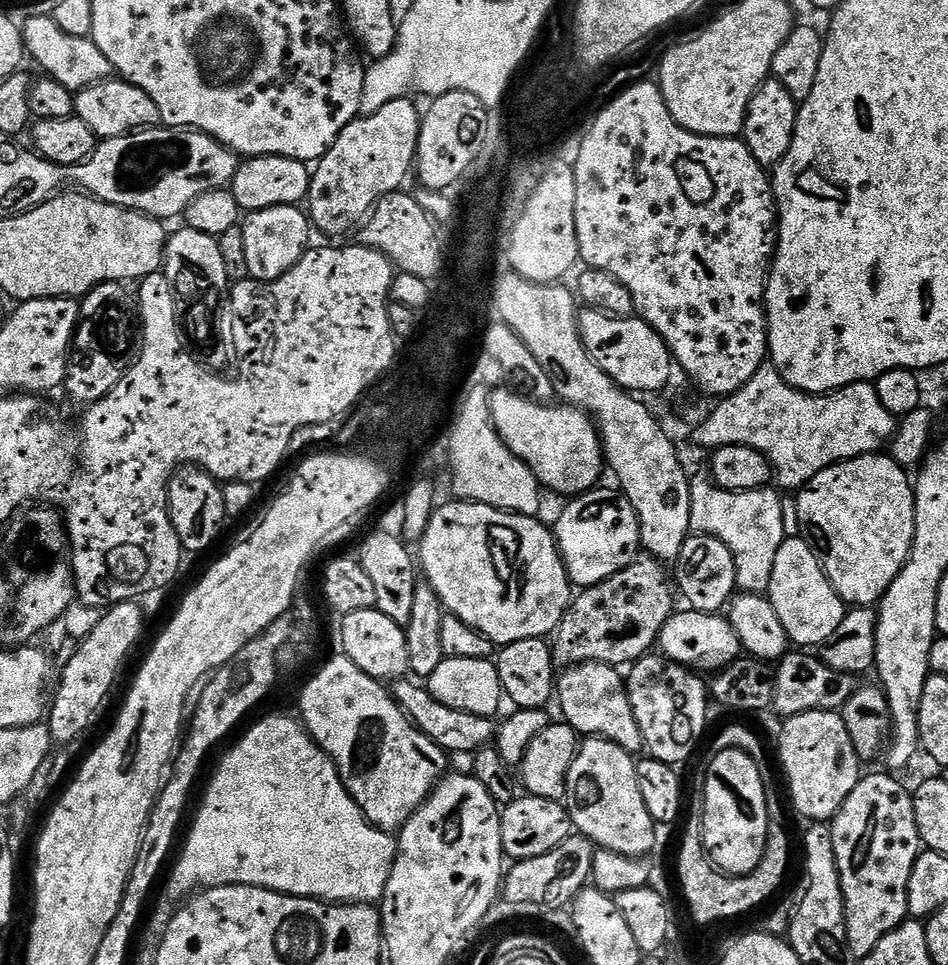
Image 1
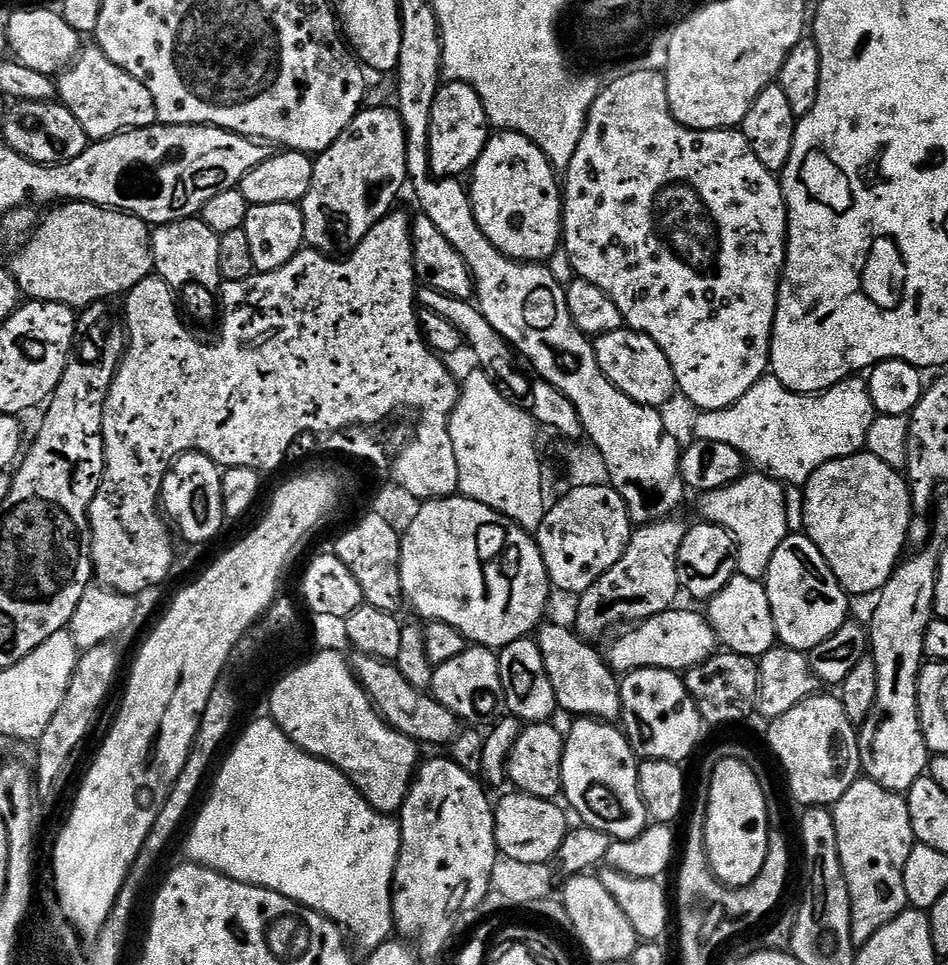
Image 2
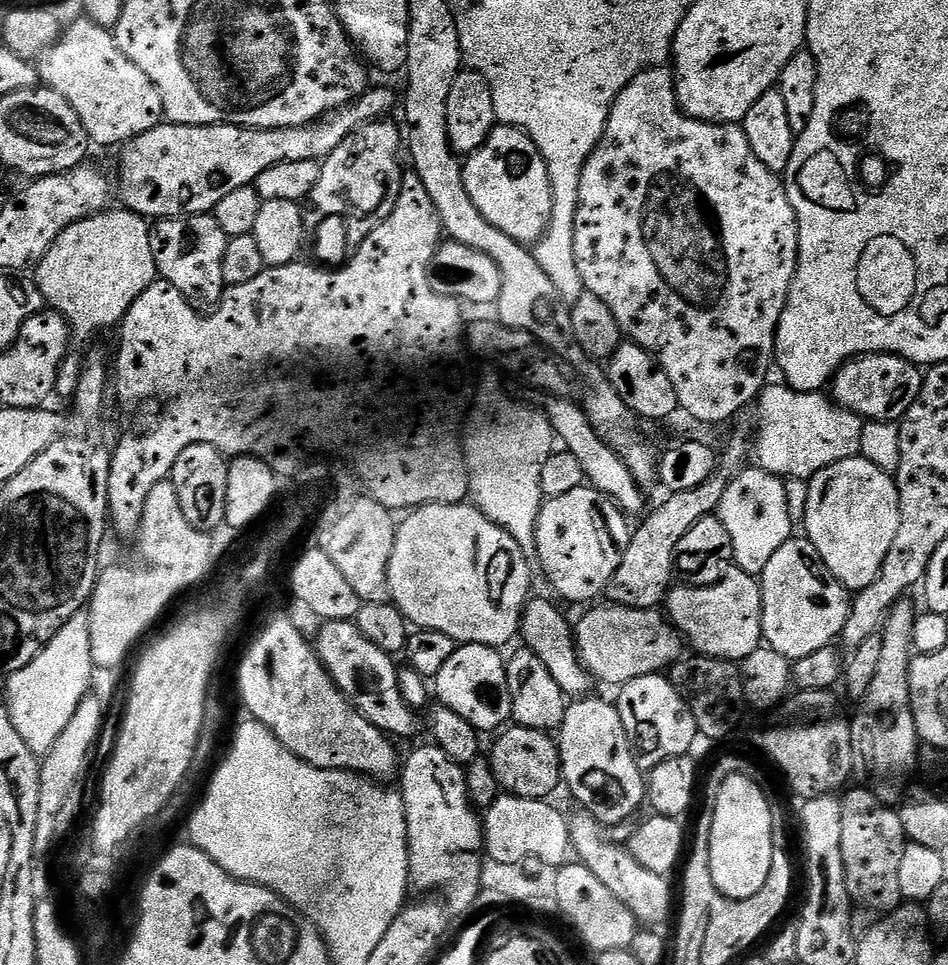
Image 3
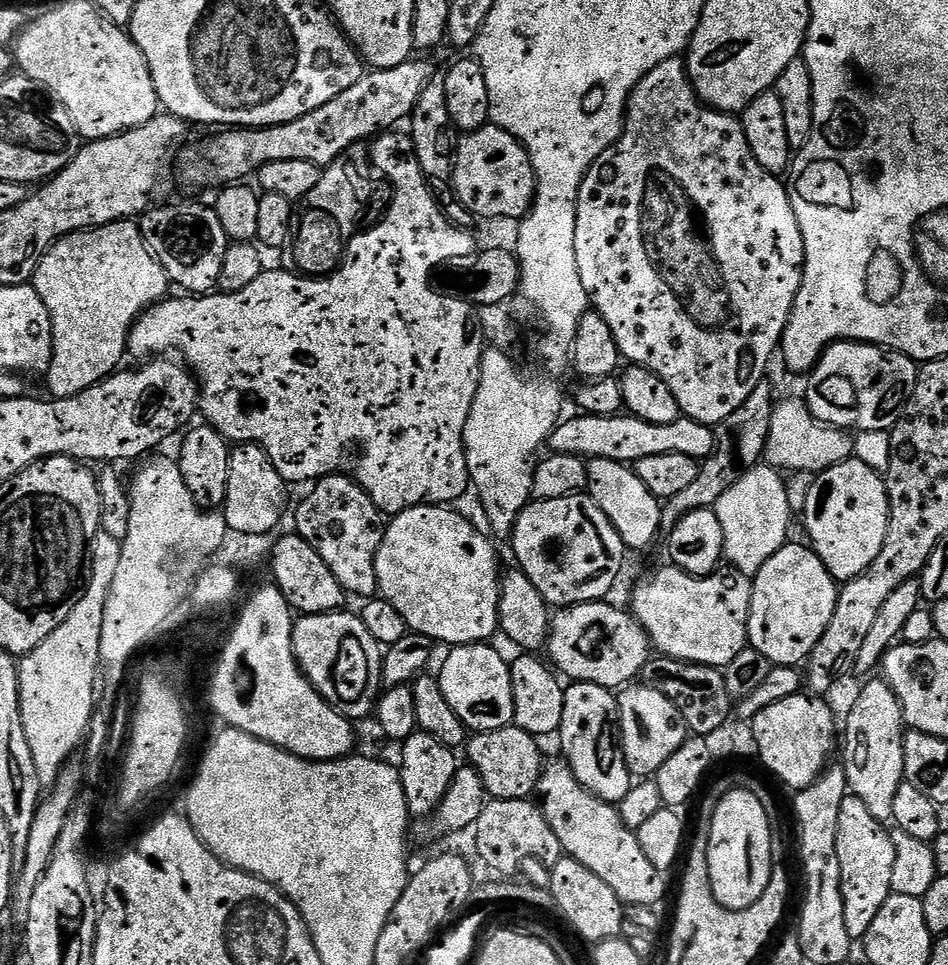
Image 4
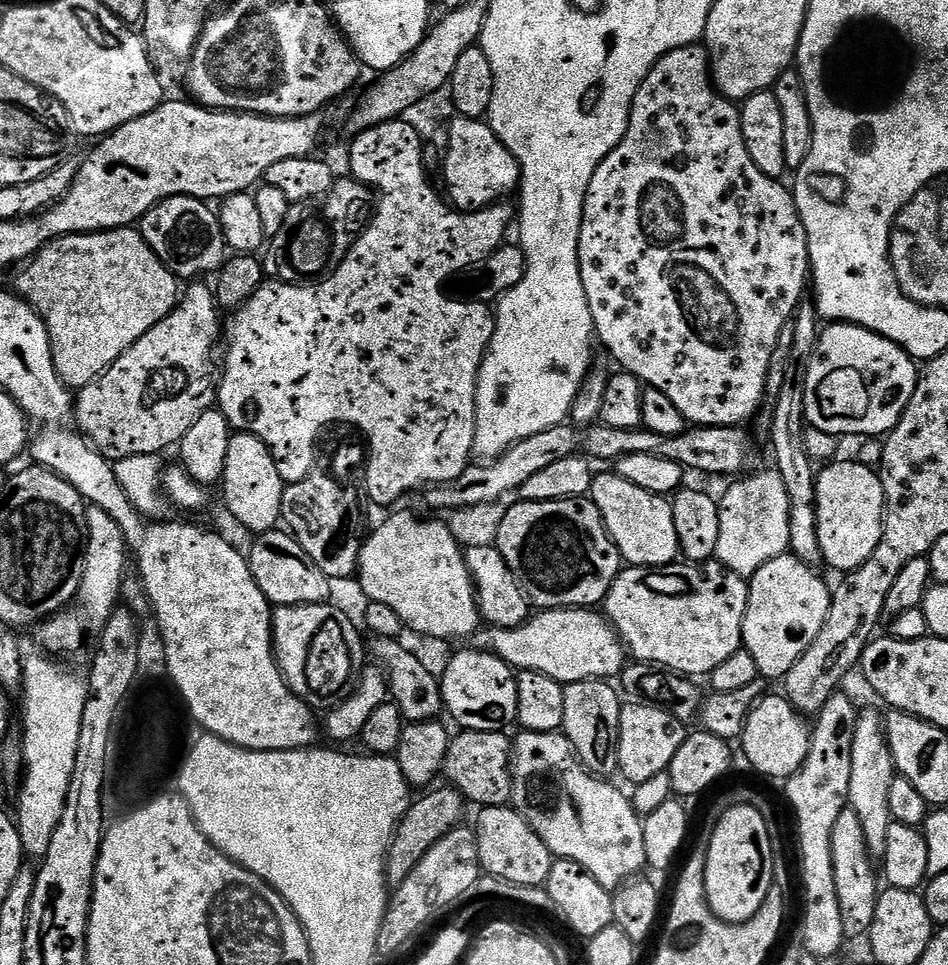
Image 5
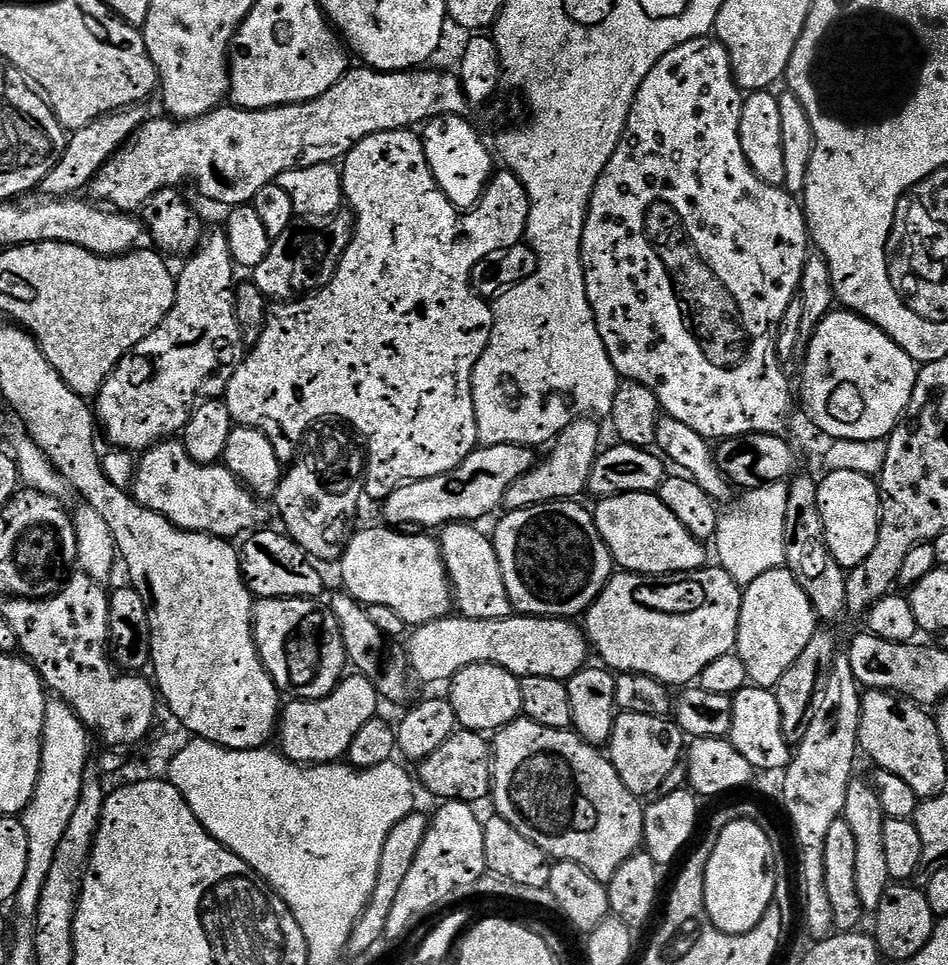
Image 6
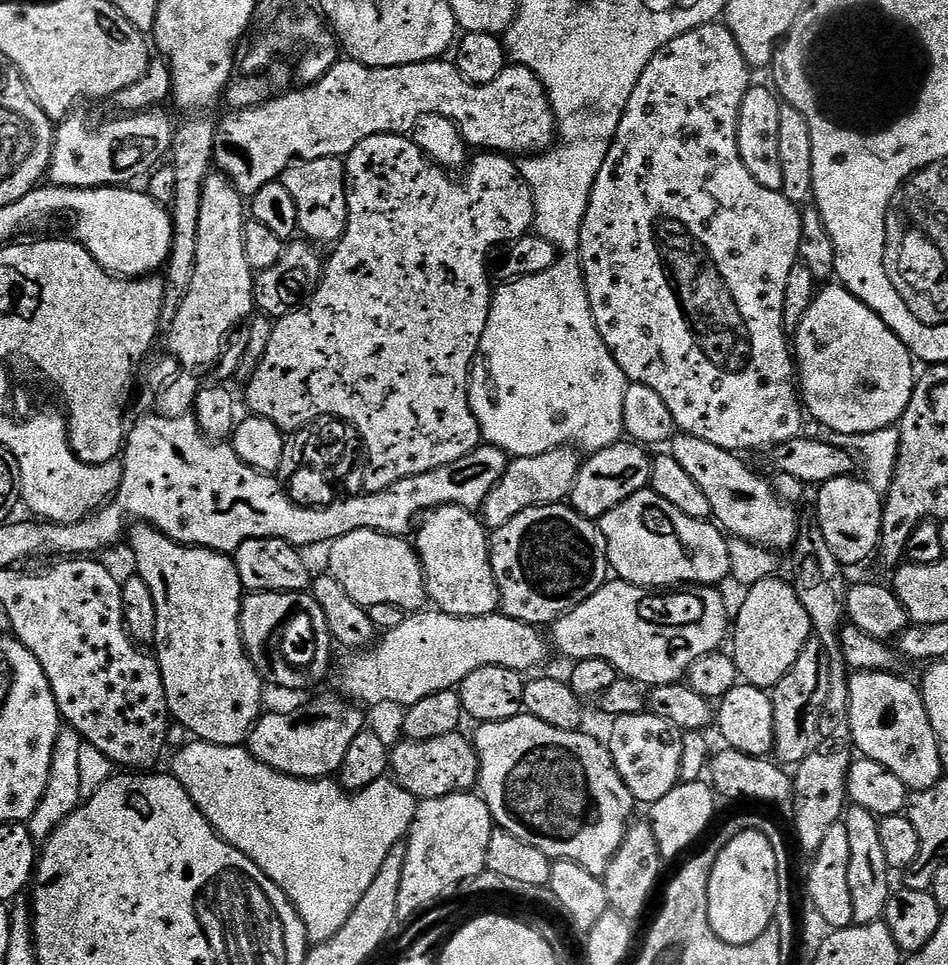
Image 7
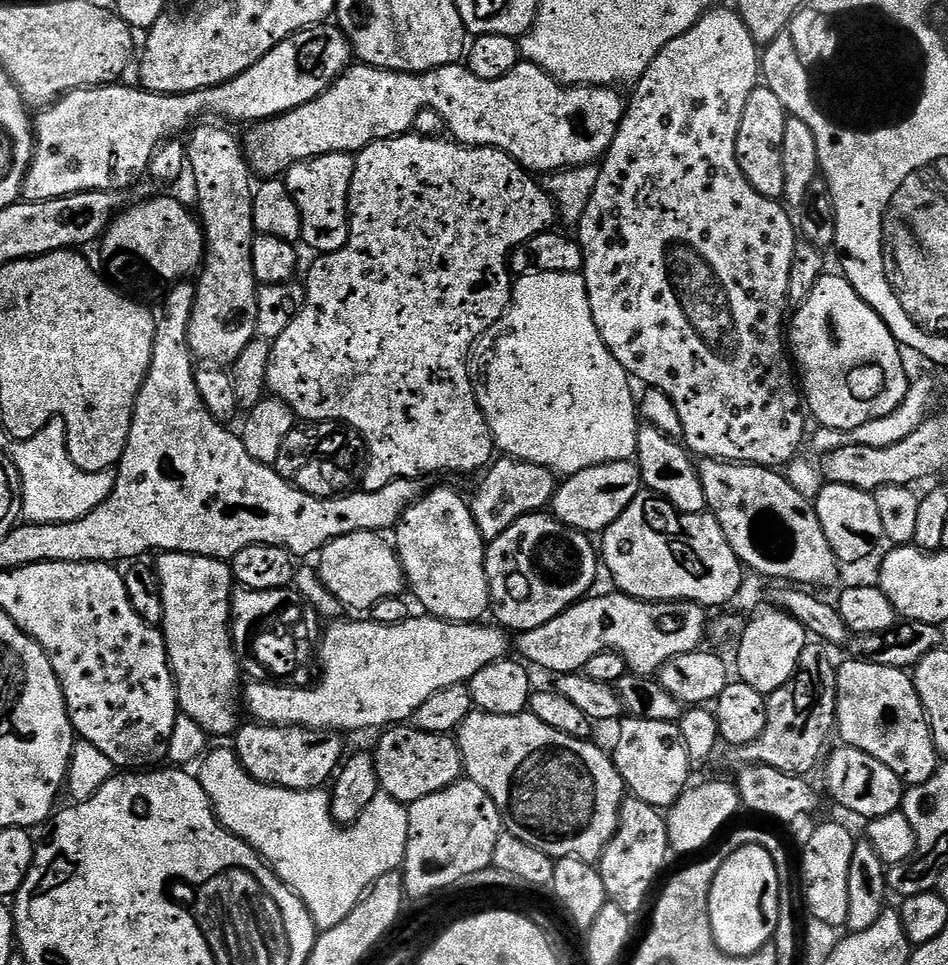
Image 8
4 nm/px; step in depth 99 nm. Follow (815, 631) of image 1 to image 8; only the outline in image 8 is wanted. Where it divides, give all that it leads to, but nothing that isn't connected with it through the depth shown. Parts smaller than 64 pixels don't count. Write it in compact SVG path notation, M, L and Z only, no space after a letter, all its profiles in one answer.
M771 606L765 607L765 612L760 612L748 625L744 628L744 633L740 636L740 649L736 652L736 664L734 660L734 672L746 686L754 686L754 690L771 694L774 690L778 690L788 681L796 672L798 662L802 658L802 654L809 647L810 633L799 624L793 617L780 609Z

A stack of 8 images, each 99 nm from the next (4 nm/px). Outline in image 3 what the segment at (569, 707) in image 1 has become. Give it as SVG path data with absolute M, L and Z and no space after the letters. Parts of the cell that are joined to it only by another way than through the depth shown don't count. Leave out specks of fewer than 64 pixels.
M529 599L520 618L518 636L523 647L538 654L538 659L546 665L546 670L550 670L550 675L554 677L554 682L558 682L565 697L584 698L591 693L588 691L594 687L594 681L591 674L585 670L584 663L580 661L580 655L576 652L573 625L570 620L568 624L567 618L550 601Z

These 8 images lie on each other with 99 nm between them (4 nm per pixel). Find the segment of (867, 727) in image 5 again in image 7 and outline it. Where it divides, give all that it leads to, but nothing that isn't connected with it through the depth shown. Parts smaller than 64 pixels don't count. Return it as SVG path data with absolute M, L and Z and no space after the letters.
M849 807L842 822L846 826L846 835L850 838L850 902L854 902L853 925L867 925L879 921L884 915L888 898L894 891L894 885L888 875L890 869L886 854L882 851L882 837L878 835L880 821L870 810Z

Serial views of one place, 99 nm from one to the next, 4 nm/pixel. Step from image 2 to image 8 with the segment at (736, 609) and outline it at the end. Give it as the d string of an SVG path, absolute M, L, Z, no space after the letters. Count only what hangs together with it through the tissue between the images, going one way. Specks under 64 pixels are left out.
M619 590L613 593L613 596L589 595L558 614L558 618L550 618L546 626L519 633L514 640L515 651L516 648L520 651L519 659L544 672L580 674L594 654L616 652L633 673L651 677L670 658L697 651L703 645L700 643L704 640L709 613L701 605L649 602L625 596Z

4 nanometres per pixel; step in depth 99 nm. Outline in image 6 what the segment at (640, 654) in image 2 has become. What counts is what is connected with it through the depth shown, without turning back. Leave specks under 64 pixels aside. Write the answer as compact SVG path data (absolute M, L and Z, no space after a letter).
M459 614L443 616L429 624L419 625L415 629L412 641L406 644L411 671L415 679L451 681L458 670L471 664L497 664L510 670L518 677L541 676L555 680L568 681L574 673L589 663L590 645L587 635L579 623L568 618L550 616L522 616L513 614L501 620L471 620Z

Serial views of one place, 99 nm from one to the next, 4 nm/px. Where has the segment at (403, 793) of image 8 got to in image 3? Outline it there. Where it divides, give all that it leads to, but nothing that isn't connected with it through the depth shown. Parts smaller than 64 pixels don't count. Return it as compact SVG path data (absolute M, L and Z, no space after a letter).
M508 726L496 738L492 744L490 771L497 785L507 795L531 800L548 800L551 792L556 787L561 787L560 745L549 733L533 728Z

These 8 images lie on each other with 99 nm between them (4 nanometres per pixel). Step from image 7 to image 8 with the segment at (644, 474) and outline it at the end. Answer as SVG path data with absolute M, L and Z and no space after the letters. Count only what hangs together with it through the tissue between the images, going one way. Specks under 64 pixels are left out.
M632 460L606 462L602 466L590 466L590 470L582 470L567 477L552 496L550 512L574 530L602 534L622 515L626 506L630 506L630 502L634 502L634 498L641 495L641 492L639 464Z

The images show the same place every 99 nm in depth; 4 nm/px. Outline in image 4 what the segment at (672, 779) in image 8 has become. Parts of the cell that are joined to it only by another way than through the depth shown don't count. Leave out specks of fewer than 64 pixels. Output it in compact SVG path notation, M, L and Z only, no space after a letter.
M644 683L628 686L619 693L620 734L624 757L633 777L651 777L689 739L690 733L682 714L678 714L678 706L666 698L656 688L648 688Z

